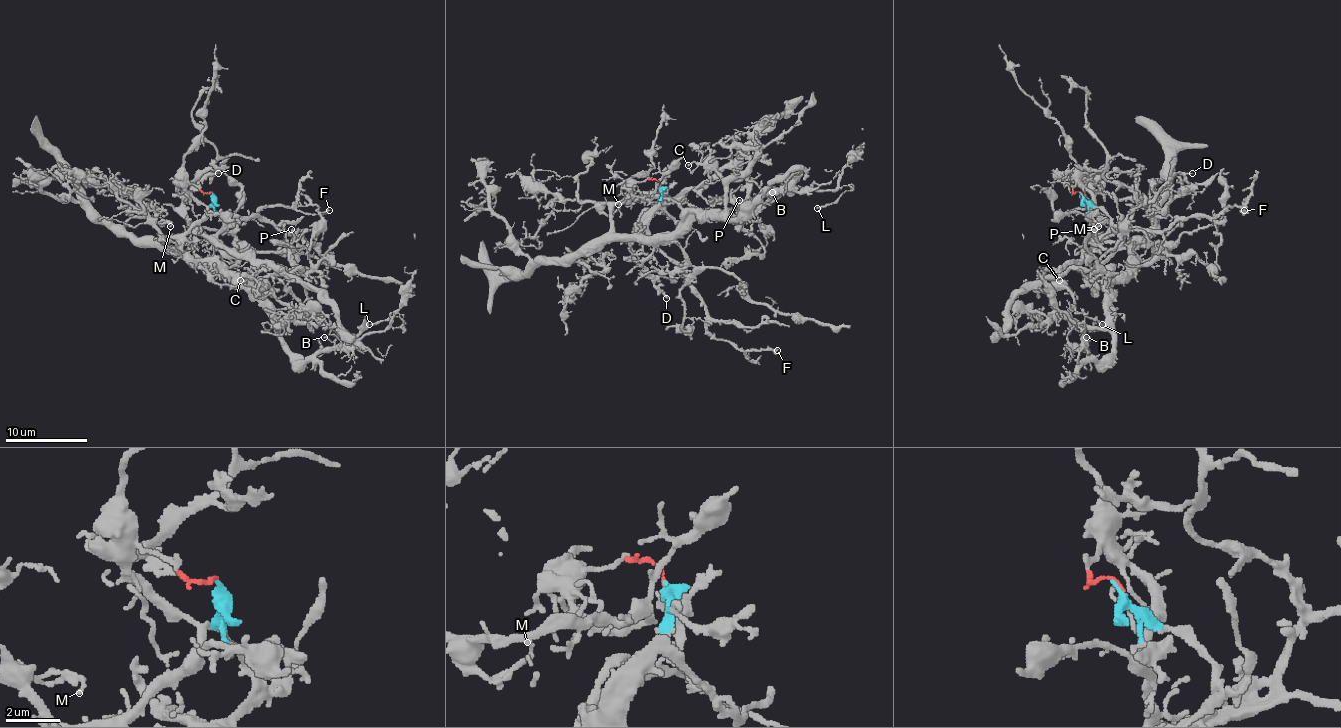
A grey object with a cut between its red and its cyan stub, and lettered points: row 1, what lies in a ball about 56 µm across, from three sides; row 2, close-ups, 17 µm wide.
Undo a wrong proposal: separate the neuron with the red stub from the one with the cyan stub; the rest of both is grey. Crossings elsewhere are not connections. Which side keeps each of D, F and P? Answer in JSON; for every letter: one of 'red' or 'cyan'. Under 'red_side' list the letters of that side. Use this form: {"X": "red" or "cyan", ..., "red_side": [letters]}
{"D": "cyan", "F": "cyan", "P": "cyan", "red_side": []}

